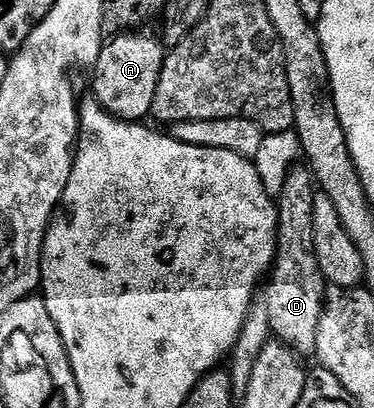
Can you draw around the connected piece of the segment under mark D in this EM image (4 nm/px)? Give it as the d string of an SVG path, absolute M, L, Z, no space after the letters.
M295 164L288 172L284 182L283 191L276 197L278 207L278 251L274 254L272 275L274 283L270 286L268 299L271 308L272 334L277 341L285 346L291 346L302 356L313 355L316 351L316 336L322 319L322 309L326 306L326 292L328 283L325 276L320 272L320 264L316 260L316 240L312 228L312 216L314 215L314 195L316 183L314 173L309 165Z

